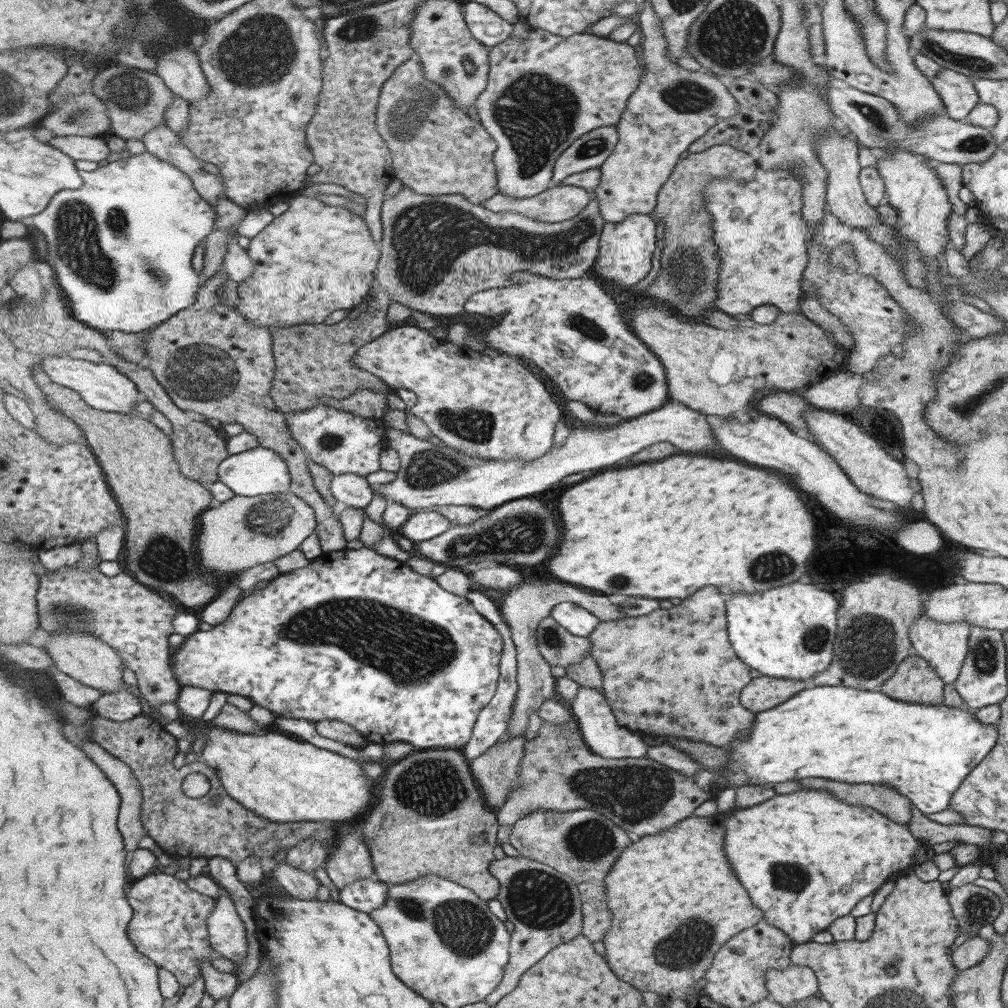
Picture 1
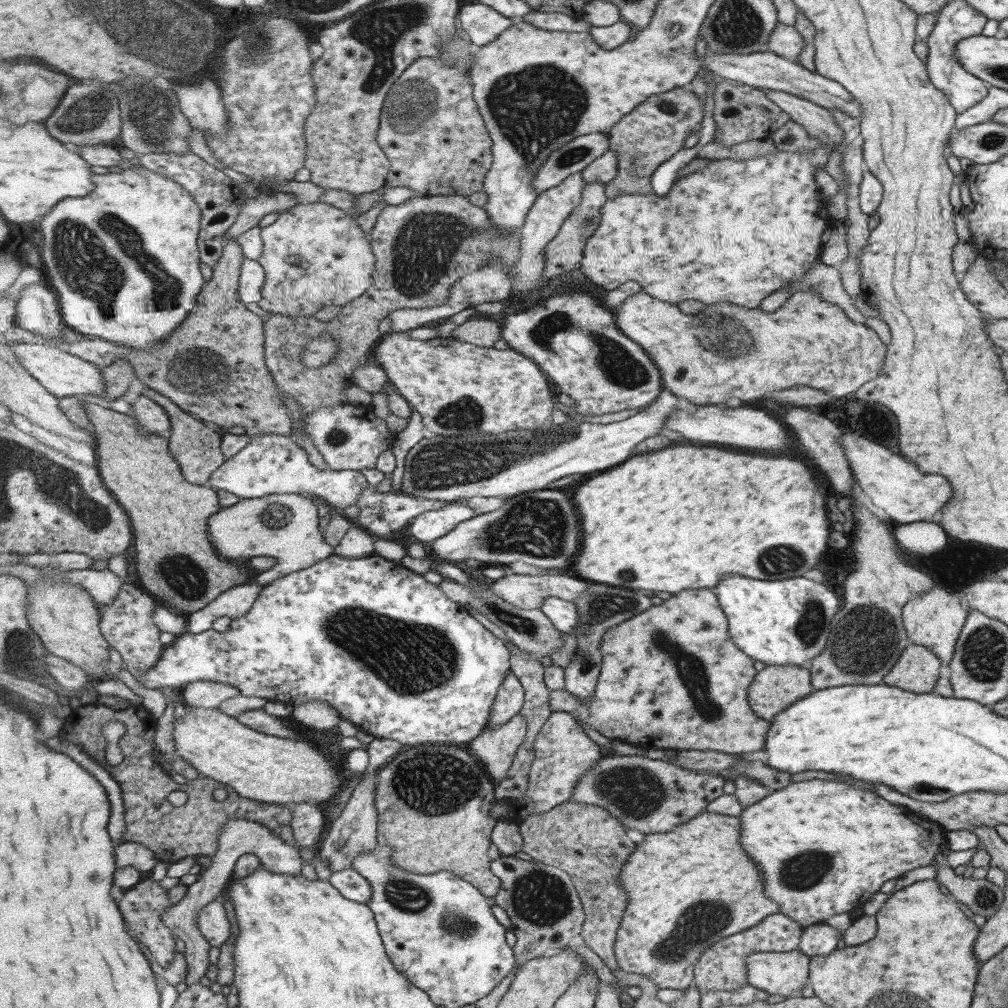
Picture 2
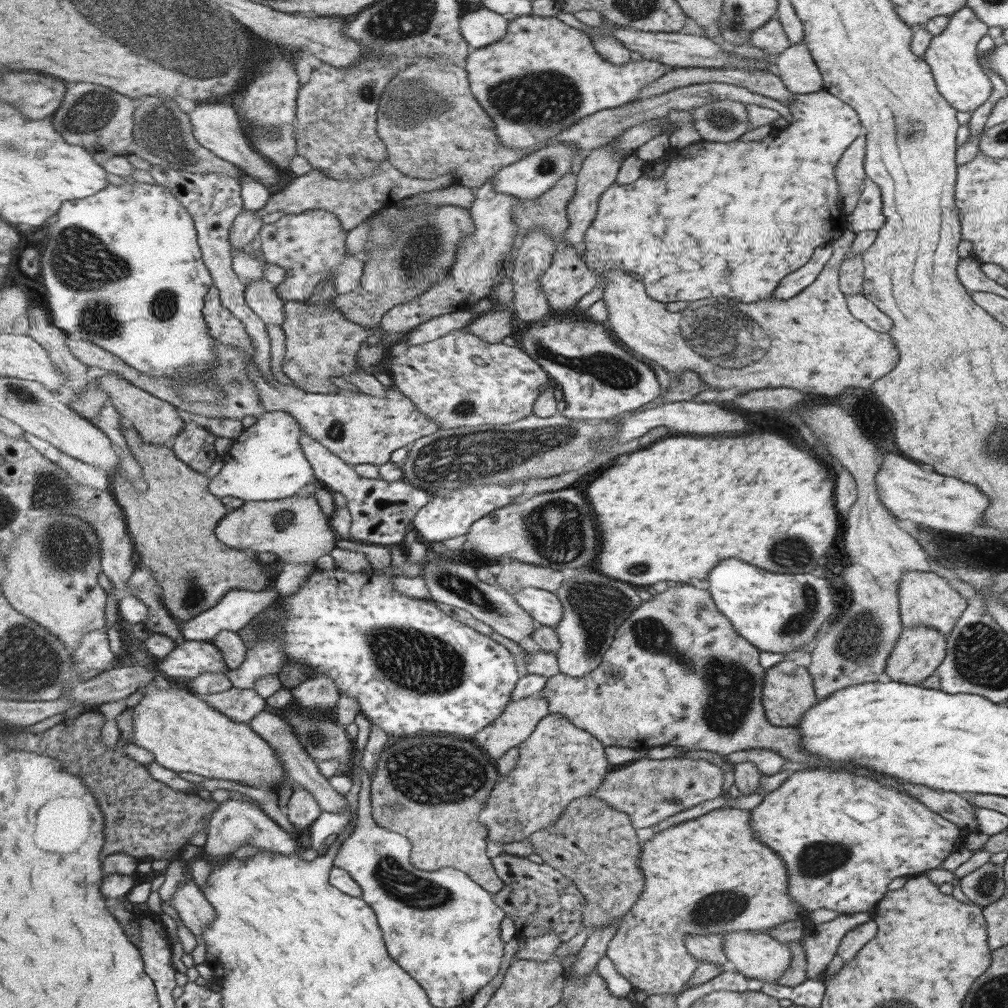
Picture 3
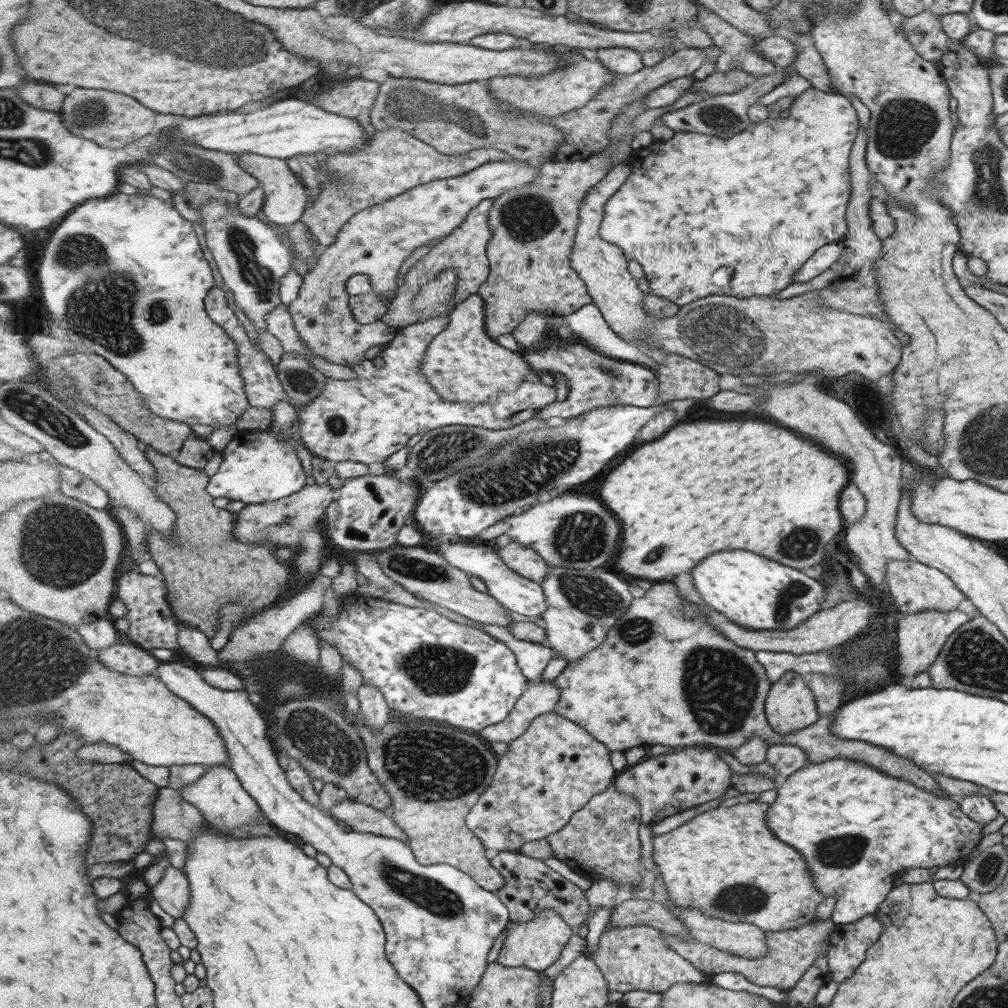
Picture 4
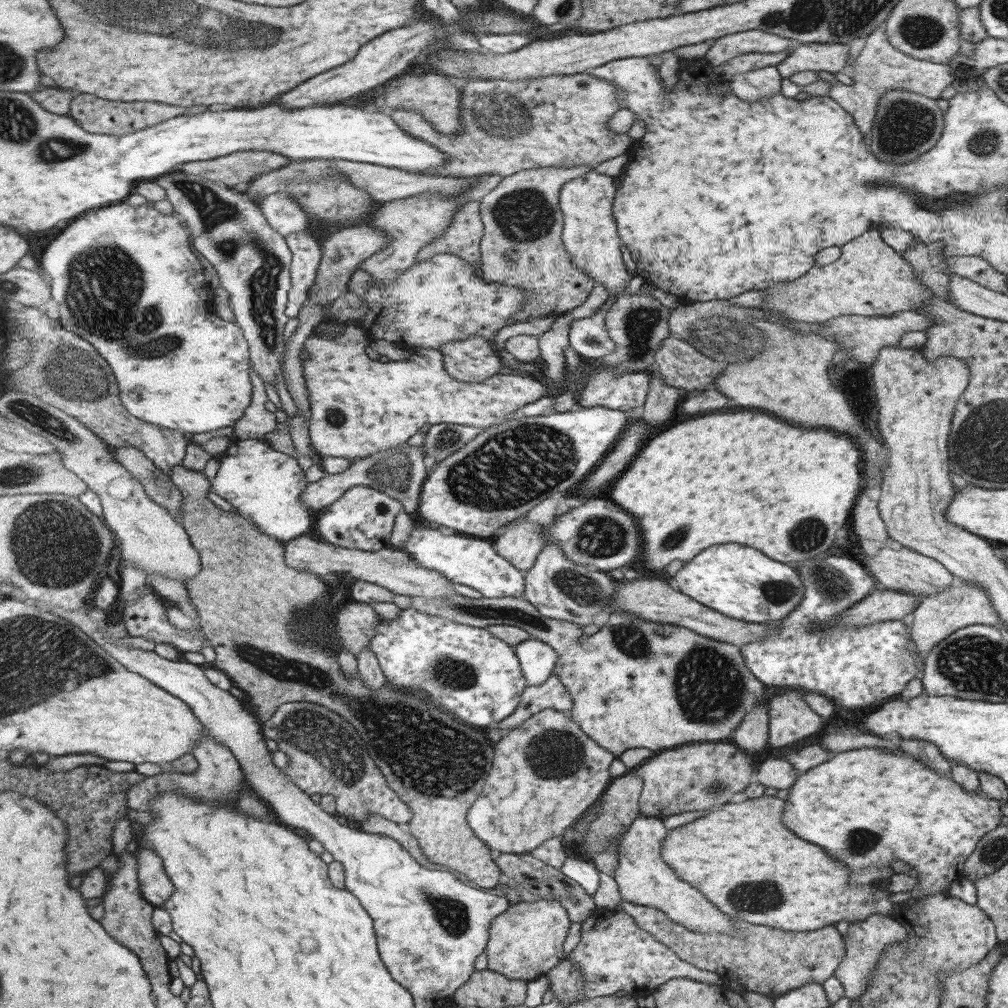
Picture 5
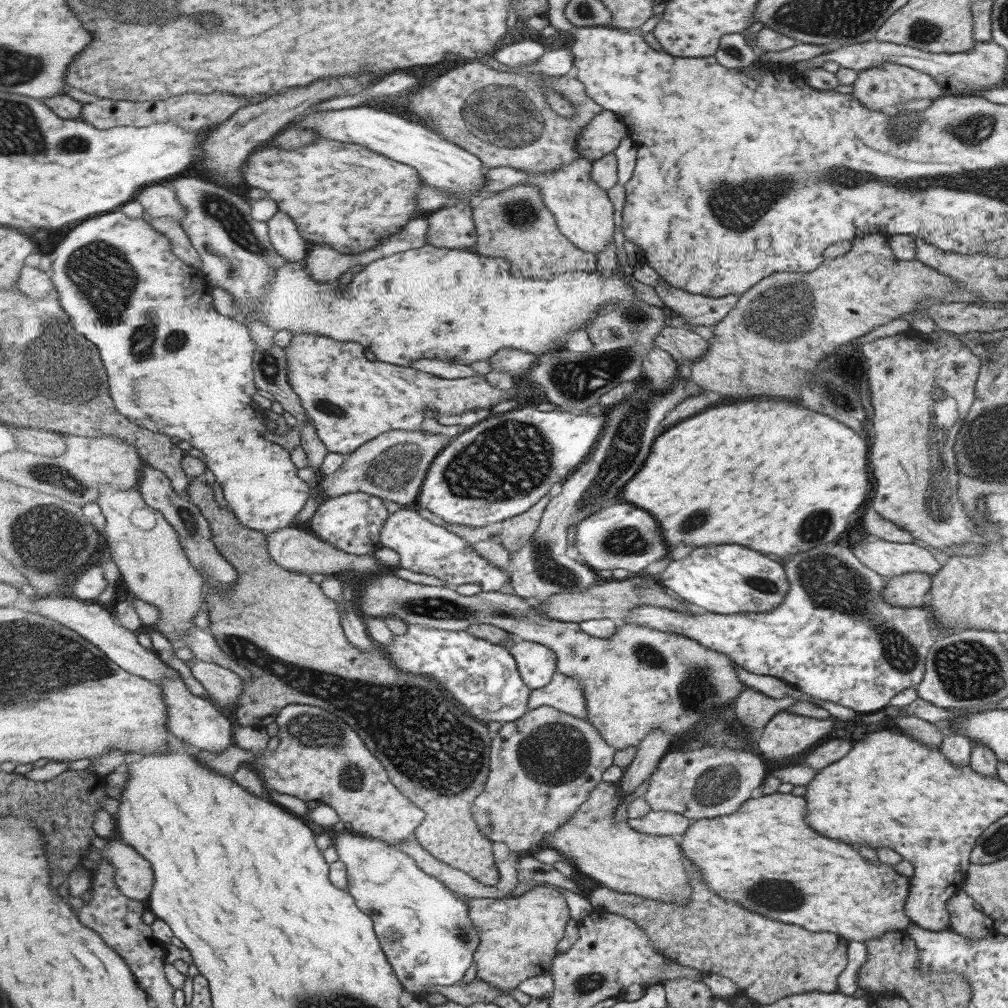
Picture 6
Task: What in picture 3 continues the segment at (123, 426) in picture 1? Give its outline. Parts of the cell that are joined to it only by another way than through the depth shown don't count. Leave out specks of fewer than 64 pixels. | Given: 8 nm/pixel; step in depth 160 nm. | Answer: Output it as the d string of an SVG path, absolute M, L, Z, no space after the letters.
M137 425L121 427L121 434L131 455L142 468L143 479L148 487L144 493L140 493L133 489L127 476L118 474L112 477L111 492L126 514L130 535L133 537L136 552L140 555L140 566L152 570L152 579L161 587L163 603L180 623L217 606L230 590L259 592L276 584L271 564L263 564L250 552L233 549L222 540L217 540L216 528L219 521L227 516L229 509L210 491L211 478L207 474L203 475L189 468L175 456L175 452L169 446L145 443L144 432Z

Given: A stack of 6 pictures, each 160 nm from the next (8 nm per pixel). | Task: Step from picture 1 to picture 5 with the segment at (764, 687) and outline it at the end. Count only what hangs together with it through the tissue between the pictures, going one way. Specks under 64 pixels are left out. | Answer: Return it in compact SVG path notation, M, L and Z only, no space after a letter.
M789 688L778 695L766 697L770 714L767 748L791 746L805 736L821 732L827 723L805 704L803 693L797 688Z

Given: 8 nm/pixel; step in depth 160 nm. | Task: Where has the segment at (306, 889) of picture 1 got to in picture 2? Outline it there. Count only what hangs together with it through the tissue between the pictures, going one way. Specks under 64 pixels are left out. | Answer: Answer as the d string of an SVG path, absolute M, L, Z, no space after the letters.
M237 818L230 820L222 830L220 836L220 847L218 854L212 857L213 864L207 868L203 874L199 875L195 881L187 889L186 896L175 904L172 908L168 908L161 920L165 921L167 928L171 928L174 934L182 939L186 945L185 958L187 959L189 968L186 985L193 986L199 983L210 970L211 960L209 960L209 952L211 952L211 944L199 926L199 915L202 910L210 903L214 902L219 896L225 896L228 884L232 882L234 868L239 859L247 853L256 854L263 865L266 865L271 872L280 872L281 874L301 874L303 868L303 858L299 855L299 848L294 842L284 842L279 838L279 831L271 830L258 822L247 820L246 818Z

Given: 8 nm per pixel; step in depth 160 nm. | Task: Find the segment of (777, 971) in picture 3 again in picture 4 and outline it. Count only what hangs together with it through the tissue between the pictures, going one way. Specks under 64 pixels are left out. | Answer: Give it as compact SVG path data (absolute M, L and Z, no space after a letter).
M654 861L651 864L650 870L656 877L652 887L654 898L663 902L668 909L671 909L675 913L677 920L683 921L683 926L689 928L689 932L691 932L691 936L695 940L715 947L725 953L739 955L743 959L759 959L759 957L765 957L767 955L765 934L757 926L743 922L723 922L723 920L709 918L709 916L705 916L703 912L699 912L695 908L691 910L691 908L680 908L680 906L676 906L666 889L664 879L662 878L662 874L660 874L660 869Z

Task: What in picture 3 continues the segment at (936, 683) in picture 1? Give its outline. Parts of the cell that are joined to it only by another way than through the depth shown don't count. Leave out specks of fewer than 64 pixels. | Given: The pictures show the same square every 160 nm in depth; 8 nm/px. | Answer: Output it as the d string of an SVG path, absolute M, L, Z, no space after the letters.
M930 626L904 627L887 657L884 672L889 680L903 684L919 685L936 672L945 654L946 637Z

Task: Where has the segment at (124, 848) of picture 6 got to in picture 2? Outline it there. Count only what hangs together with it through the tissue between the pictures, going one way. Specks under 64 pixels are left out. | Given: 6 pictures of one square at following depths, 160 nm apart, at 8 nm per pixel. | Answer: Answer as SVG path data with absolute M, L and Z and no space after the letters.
M210 902L199 915L197 926L211 947L221 947L233 936L233 924L221 902Z

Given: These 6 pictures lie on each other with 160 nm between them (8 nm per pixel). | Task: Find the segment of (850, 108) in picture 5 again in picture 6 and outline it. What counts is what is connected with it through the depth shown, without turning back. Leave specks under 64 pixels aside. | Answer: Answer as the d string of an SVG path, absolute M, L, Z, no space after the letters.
M884 62L876 67L866 68L859 72L857 78L852 82L851 95L865 108L883 112L884 115L895 115L898 110L896 104L903 101L941 98L941 88L932 76L894 62Z

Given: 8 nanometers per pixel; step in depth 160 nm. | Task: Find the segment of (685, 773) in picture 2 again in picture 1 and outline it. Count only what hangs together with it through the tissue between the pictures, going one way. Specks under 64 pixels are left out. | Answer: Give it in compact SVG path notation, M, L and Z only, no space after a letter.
M572 715L571 722L567 722L566 725L559 726L551 722L543 722L538 735L534 739L526 741L519 779L518 790L513 791L502 808L497 810L501 825L514 825L524 816L542 808L559 812L571 812L585 808L603 813L603 816L614 820L615 824L621 828L634 832L642 838L669 830L682 820L693 817L693 812L701 804L717 796L714 788L701 788L701 786L697 786L694 777L680 773L656 760L647 757L608 759L595 754L584 739L581 726L574 715Z

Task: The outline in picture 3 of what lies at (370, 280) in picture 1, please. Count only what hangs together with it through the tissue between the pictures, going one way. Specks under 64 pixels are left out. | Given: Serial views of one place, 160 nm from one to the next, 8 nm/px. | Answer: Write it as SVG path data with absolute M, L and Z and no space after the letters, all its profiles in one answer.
M327 209L283 215L277 222L263 225L260 239L267 262L286 269L284 281L276 287L278 296L286 302L304 302L323 282L332 282L339 295L361 289L365 261L360 254L347 254L347 233L342 219Z

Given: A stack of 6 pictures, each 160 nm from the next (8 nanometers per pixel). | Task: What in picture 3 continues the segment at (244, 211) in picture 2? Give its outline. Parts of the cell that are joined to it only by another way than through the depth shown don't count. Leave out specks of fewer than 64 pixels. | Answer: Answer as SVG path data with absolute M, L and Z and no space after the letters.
M389 156L382 160L378 166L380 172L375 176L366 176L362 180L335 180L327 176L322 170L313 169L305 176L292 177L289 185L278 192L273 192L270 201L261 209L256 211L256 216L263 218L266 214L282 210L287 215L303 214L309 210L325 210L334 212L340 219L345 232L357 228L363 220L377 213L383 208L398 206L402 200L417 193L429 192L439 189L446 189L455 185L456 174L448 172L439 176L435 180L425 180L424 178L413 178L404 174L390 162Z

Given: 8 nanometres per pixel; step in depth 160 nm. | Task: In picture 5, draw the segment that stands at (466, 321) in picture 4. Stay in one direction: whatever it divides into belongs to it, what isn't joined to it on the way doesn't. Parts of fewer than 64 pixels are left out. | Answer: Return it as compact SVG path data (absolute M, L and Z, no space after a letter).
M483 335L468 336L463 340L445 343L440 351L444 356L446 371L461 382L485 382L499 375L503 366L498 352Z

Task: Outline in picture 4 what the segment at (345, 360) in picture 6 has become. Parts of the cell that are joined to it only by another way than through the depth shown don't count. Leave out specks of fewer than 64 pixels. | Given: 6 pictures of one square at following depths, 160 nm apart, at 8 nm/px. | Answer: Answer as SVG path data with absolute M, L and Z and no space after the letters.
M435 317L400 330L392 340L393 356L389 358L393 360L389 360L389 370L385 370L386 365L376 368L371 359L365 359L350 366L357 379L328 378L324 391L301 409L298 415L305 448L313 456L333 463L351 461L378 467L405 448L407 442L417 434L451 425L495 430L511 428L534 418L535 411L557 400L557 387L547 386L541 380L537 383L524 382L517 390L509 394L503 392L498 398L483 404L443 400L420 371L420 364L433 339L449 326L449 317Z

